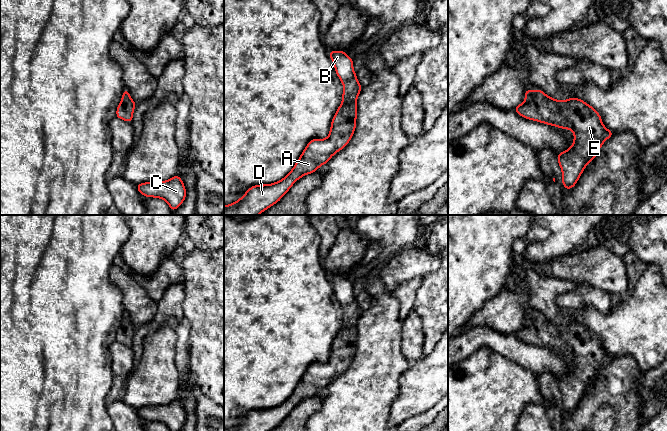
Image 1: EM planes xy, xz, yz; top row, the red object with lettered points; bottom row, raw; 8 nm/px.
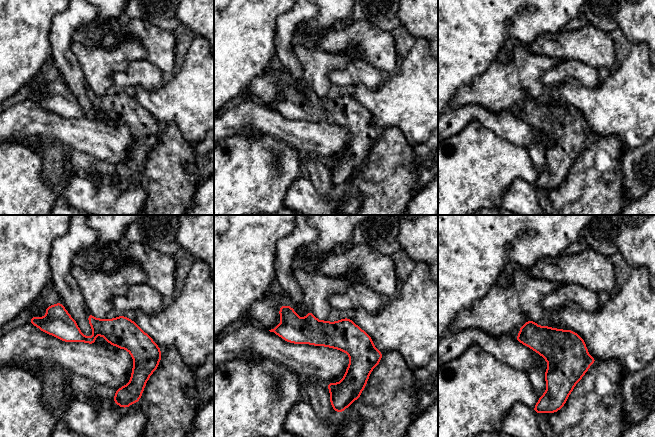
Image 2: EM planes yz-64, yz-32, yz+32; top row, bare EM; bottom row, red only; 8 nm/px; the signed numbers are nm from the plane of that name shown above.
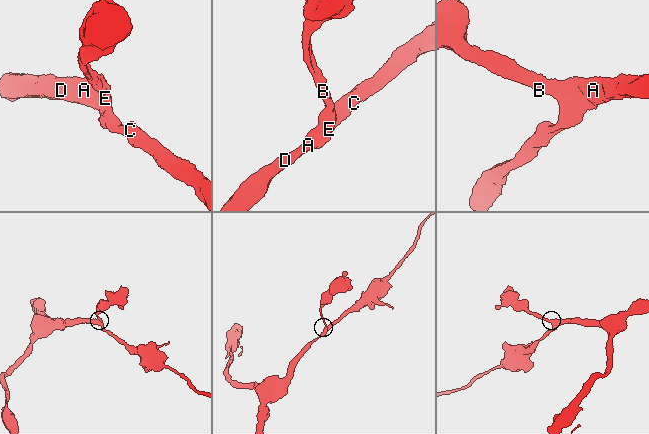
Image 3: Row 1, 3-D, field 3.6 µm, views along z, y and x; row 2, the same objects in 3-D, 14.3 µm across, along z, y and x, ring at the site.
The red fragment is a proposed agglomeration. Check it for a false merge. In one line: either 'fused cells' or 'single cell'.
single cell

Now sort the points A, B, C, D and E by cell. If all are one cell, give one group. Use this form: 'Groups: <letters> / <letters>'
Groups: A B C D E

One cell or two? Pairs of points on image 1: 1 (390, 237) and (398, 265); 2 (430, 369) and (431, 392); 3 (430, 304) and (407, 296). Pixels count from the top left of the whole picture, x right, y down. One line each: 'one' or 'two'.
1: two
2: one
3: two

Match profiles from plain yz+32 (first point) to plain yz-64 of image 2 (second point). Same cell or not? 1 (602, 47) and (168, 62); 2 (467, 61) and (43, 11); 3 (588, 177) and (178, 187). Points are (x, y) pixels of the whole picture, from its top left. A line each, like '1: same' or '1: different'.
1: same
2: same
3: same

